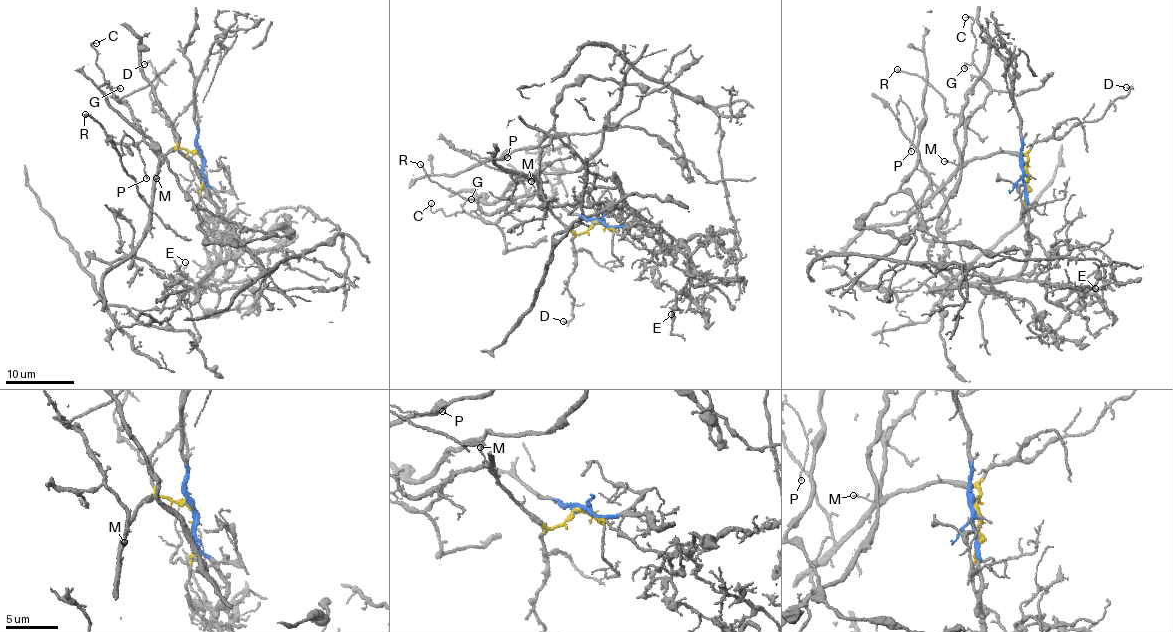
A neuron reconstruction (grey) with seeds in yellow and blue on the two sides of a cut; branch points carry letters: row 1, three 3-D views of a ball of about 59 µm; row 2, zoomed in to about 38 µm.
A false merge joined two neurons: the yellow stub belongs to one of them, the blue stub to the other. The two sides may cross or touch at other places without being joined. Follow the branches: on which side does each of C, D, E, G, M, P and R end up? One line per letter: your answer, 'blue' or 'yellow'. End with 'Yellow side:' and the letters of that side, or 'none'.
C: yellow
D: yellow
E: blue
G: yellow
M: yellow
P: yellow
R: yellow
Yellow side: C, D, G, M, P, R

